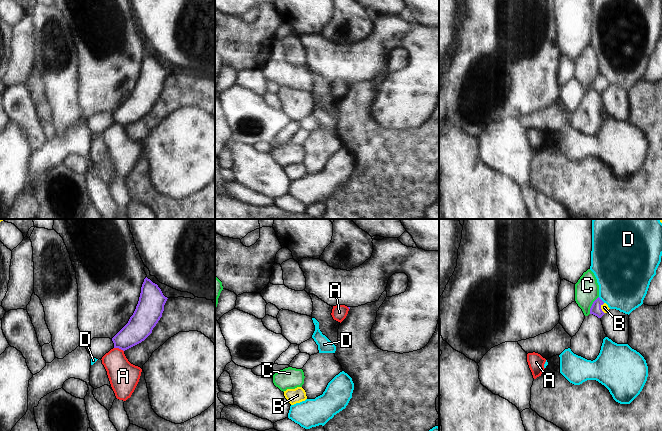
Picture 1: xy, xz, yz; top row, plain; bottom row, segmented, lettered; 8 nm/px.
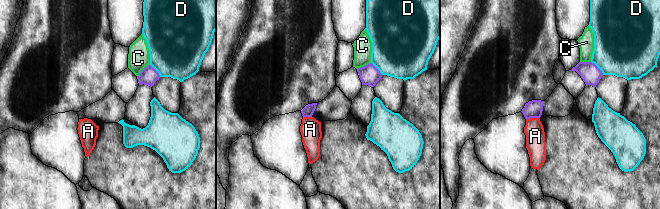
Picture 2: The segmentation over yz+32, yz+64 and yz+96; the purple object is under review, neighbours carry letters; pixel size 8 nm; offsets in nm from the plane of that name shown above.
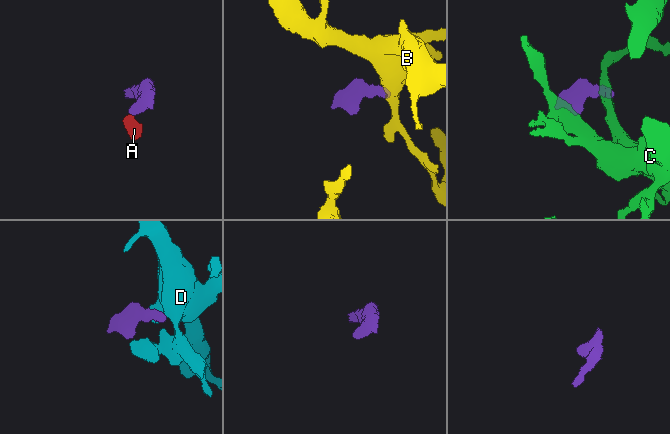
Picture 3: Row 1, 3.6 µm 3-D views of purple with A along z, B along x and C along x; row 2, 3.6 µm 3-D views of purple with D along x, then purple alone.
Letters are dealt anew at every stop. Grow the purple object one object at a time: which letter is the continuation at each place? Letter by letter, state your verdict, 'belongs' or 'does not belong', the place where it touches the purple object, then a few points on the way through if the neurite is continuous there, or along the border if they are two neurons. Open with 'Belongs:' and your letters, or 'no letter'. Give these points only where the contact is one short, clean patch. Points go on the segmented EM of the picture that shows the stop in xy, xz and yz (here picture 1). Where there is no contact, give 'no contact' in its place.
Belongs: B
A: does not belong; meets purple in xy at (119, 348); border along xy (114, 347), (118, 347), (123, 351)
B: belongs; meets purple in yz at (600, 308); runs through yz (595, 309), (600, 308), (604, 307)
C: does not belong; meets purple in yz at (592, 305); border along yz (598, 296), (593, 302), (589, 313)
D: does not belong; meets purple in yz at (600, 299); border along yz (598, 297), (604, 302)

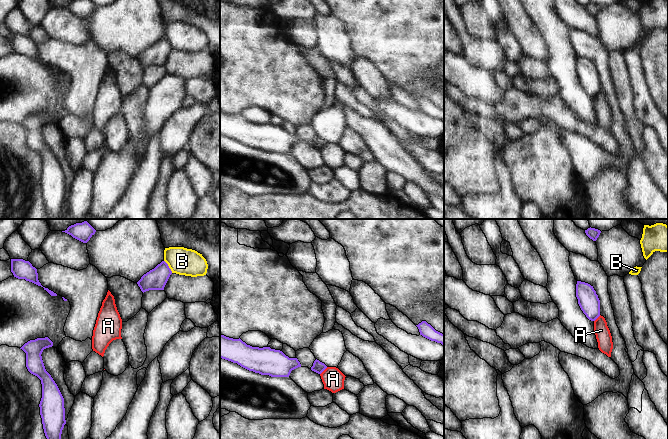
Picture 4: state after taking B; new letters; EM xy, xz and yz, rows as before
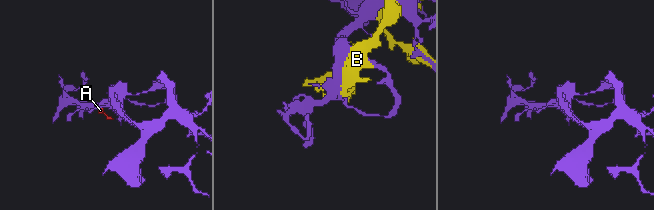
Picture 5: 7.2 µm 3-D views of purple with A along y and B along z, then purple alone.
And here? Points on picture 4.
Belongs: no letter
A: does not belong; meets purple in xz at (323, 370); border along xz (327, 367), (320, 374)
B: does not belong; meets purple in xy at (168, 266)

